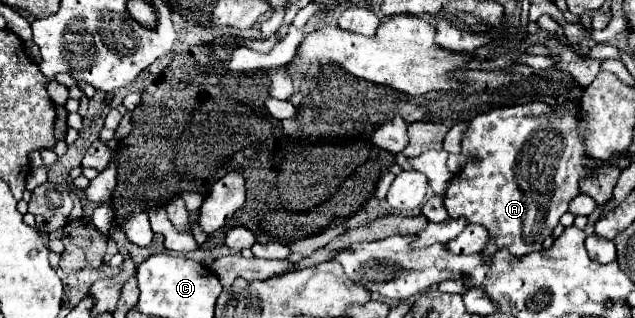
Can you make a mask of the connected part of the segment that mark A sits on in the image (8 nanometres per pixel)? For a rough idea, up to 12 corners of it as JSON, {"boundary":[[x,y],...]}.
{"boundary":[[545,103],[469,121],[449,217],[491,257],[543,247],[585,177],[577,117]]}

